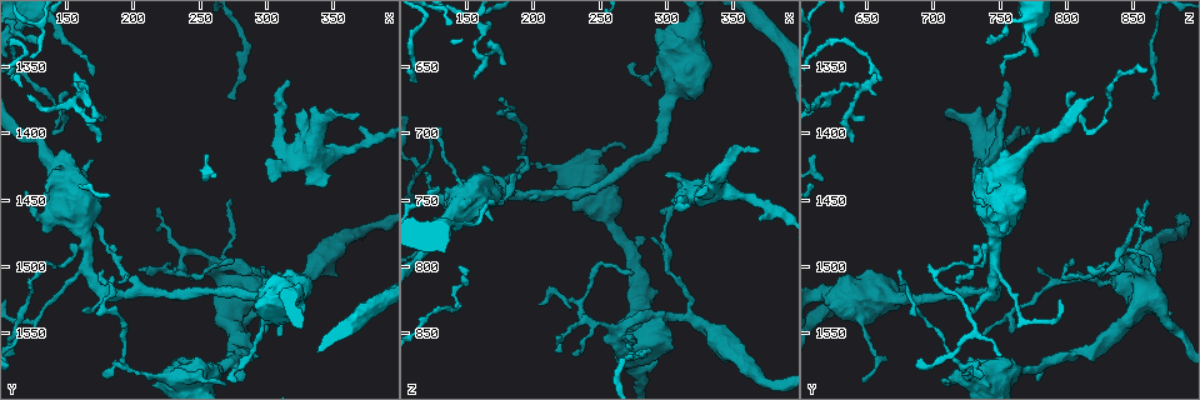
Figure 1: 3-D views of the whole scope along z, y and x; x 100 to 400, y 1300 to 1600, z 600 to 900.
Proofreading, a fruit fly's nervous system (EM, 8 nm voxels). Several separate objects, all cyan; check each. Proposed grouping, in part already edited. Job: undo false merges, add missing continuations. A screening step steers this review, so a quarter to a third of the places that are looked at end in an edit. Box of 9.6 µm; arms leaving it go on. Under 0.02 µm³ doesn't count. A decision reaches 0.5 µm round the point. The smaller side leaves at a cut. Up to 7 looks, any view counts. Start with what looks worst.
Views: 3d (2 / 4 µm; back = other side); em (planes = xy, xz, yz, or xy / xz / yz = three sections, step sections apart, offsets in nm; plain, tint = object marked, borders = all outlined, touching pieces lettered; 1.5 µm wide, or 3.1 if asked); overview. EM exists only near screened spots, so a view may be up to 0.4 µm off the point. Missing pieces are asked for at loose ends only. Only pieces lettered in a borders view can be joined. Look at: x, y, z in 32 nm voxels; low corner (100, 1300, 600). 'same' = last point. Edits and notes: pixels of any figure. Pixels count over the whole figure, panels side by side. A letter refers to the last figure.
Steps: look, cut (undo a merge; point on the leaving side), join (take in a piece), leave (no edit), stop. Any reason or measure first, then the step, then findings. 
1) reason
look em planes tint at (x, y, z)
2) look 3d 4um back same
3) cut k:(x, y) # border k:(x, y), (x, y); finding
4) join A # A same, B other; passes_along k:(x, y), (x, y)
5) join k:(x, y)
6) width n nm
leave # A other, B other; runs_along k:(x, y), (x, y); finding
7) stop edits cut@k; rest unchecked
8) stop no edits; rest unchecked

sudden change in width
look 3d 2um at (272, 1498, 842)

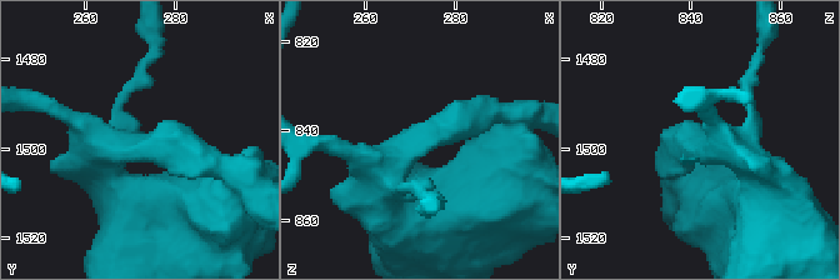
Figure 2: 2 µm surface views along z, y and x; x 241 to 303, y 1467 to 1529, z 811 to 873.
shape alone is not enough
look em planes borders at (274, 1501, 841)

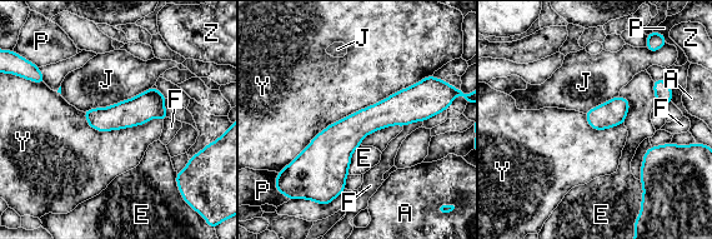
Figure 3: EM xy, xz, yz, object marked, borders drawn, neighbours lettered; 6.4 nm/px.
longest_contact Y 1050 nm
leave # A other, E other, F other, J other, P other, Y other, Z other; border 3:(432, 74), (329, 124), (296, 157); all the same neuron

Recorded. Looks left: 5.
an open end
look 3d 2um at (282, 1588, 776)

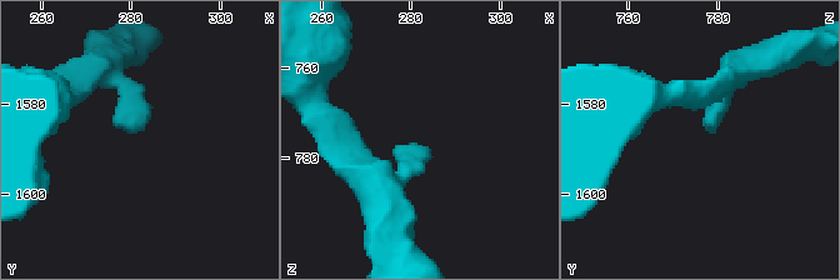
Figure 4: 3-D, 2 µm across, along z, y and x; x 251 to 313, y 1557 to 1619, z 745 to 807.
look em xy step 4 tint at (283, 1586, 778)

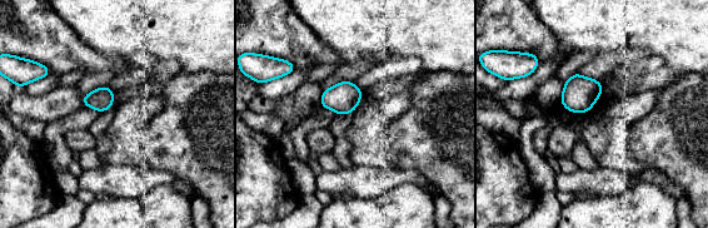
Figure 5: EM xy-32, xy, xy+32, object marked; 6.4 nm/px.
cut it another way
look em planes borders same

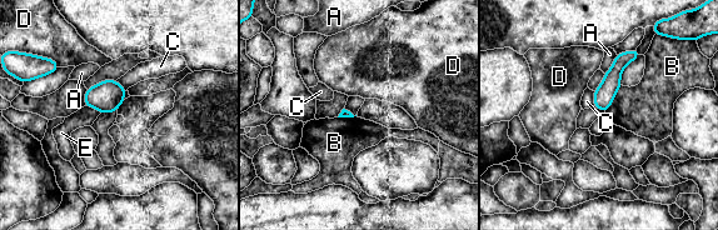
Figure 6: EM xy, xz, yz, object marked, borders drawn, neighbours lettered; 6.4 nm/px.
longest_contact B 200 nm
leave # A other, B other, C other, D other, E other; none of them fits

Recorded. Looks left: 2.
tapers out
look em planes borders at (206, 1502, 828)

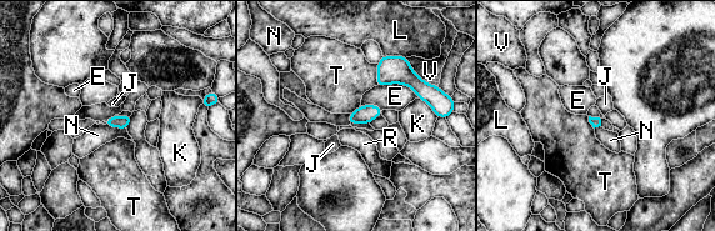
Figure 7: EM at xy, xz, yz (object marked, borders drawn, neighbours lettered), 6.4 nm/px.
longest_contact E 280 nm
leave # E other, J other, K other, L other, N other, R other, T other, V other; none of them fits

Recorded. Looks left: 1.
stop no edits; rest unchecked

